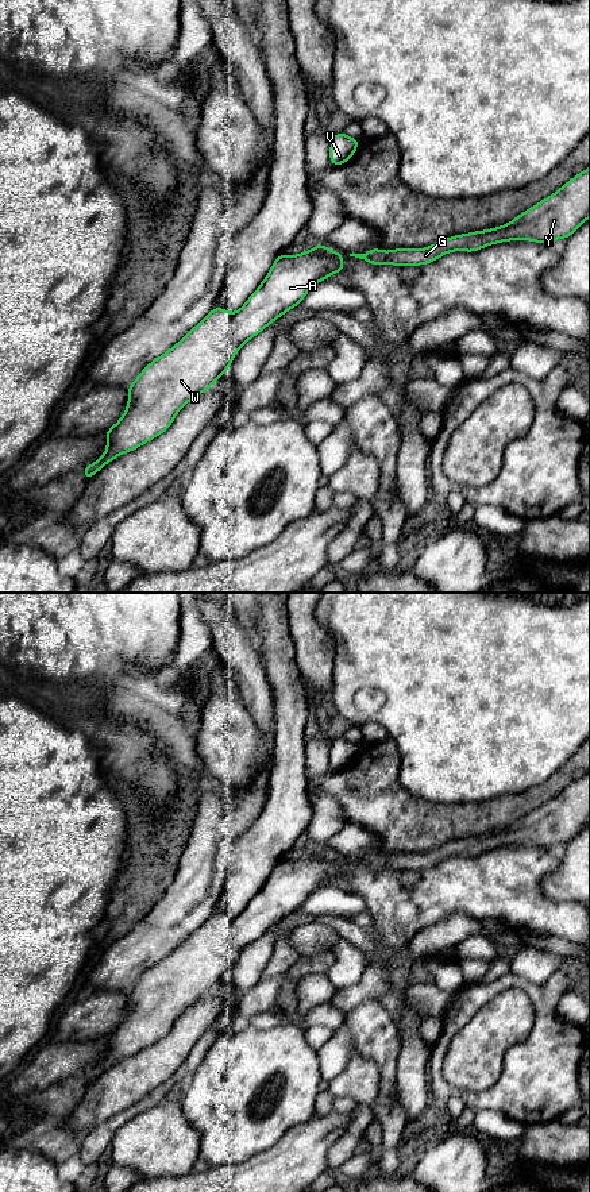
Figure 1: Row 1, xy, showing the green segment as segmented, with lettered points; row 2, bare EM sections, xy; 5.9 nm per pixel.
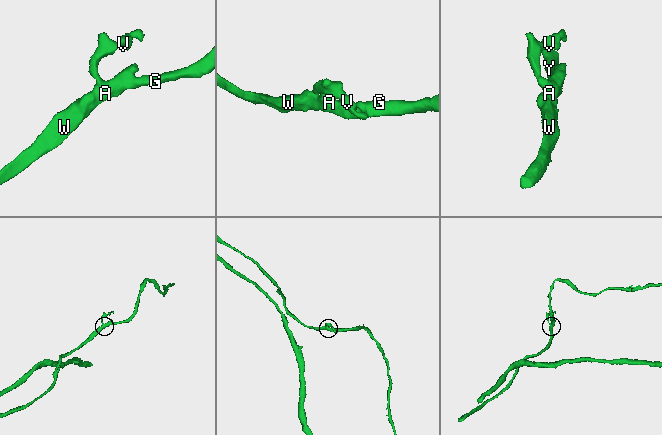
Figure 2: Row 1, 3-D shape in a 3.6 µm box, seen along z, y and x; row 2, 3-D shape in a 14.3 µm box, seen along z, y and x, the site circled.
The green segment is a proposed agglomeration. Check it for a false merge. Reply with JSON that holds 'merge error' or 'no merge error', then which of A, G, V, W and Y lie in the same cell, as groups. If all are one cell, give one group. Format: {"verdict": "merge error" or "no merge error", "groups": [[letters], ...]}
{"verdict": "no merge error", "groups": [["A", "G", "V", "W", "Y"]]}

